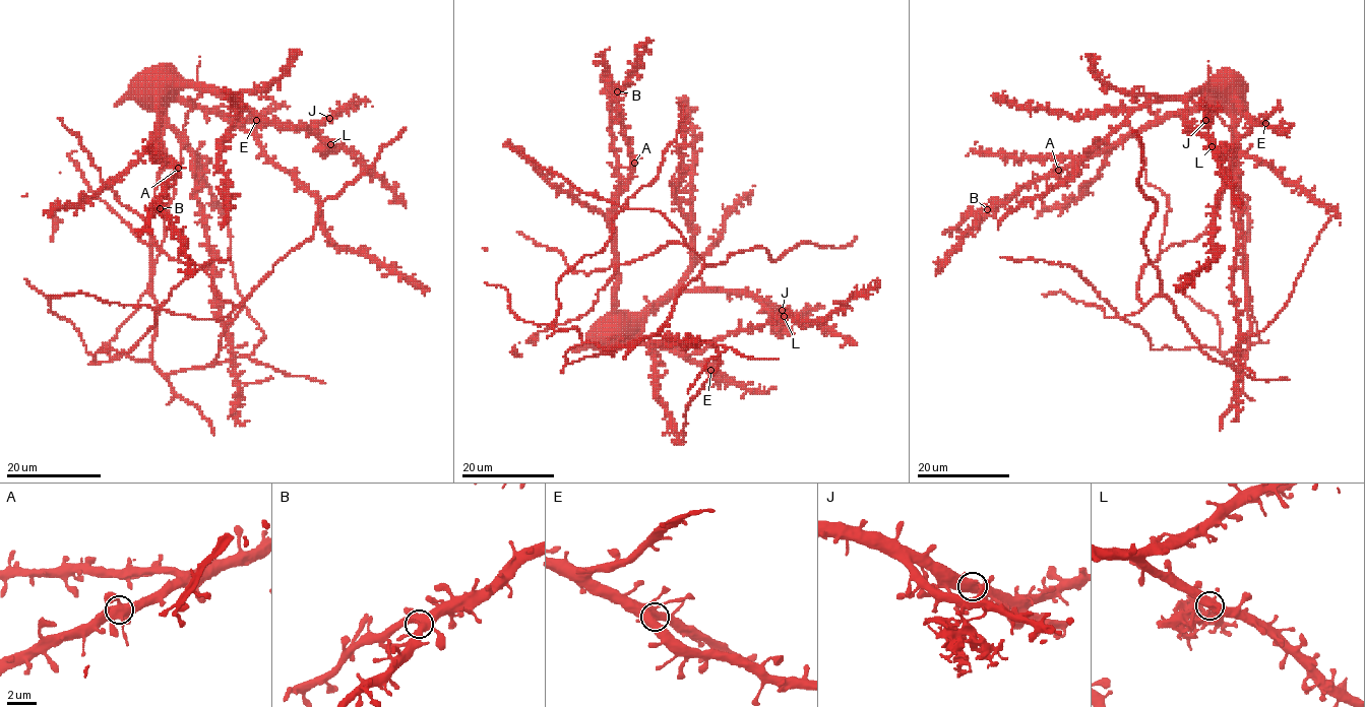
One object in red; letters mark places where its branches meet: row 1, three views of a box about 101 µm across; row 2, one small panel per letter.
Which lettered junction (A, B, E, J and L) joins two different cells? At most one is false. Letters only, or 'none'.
L

